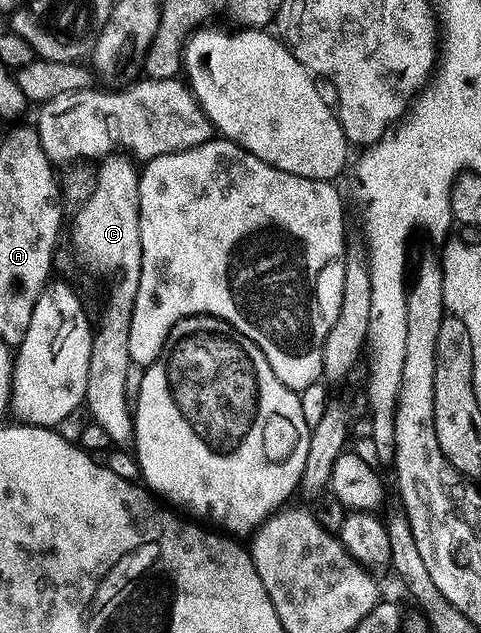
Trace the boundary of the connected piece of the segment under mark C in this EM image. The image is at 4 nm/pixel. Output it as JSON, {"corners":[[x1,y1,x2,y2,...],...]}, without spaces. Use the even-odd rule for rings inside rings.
{"corners":[[127,154,104,156,96,168,94,191,75,212,76,220,72,223,72,247,81,265,90,274,108,282,108,296,104,299,100,320,94,323,83,406,92,414,89,415,91,422,102,425,102,433,106,433,108,443,116,449,128,449,134,443,130,387,128,391,128,367,131,368,133,362,128,333,142,265,139,188,140,171]]}

